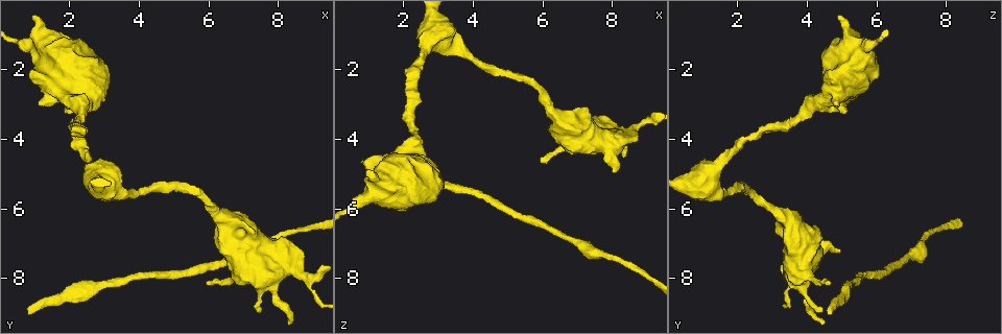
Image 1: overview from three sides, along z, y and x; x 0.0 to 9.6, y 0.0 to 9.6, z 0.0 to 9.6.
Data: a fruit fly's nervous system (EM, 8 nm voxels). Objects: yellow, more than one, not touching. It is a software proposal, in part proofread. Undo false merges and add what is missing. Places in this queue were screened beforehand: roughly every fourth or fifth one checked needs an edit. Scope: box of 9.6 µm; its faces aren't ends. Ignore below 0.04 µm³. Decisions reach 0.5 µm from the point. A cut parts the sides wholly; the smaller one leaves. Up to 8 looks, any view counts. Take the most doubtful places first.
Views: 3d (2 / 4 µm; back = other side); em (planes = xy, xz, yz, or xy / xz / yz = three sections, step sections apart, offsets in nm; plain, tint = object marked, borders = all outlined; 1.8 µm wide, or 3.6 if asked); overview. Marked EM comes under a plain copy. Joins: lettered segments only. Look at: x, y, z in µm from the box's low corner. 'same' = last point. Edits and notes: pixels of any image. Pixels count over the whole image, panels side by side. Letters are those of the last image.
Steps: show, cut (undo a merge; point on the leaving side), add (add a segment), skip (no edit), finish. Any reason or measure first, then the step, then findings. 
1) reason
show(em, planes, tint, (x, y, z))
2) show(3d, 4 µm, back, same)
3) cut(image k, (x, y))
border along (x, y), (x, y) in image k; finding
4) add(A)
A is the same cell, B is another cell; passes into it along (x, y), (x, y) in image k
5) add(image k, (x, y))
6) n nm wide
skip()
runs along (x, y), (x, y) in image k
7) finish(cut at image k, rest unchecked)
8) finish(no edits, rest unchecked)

long arm stops here
show(em, planes, borders, (0.80, 9.05, 4.65))

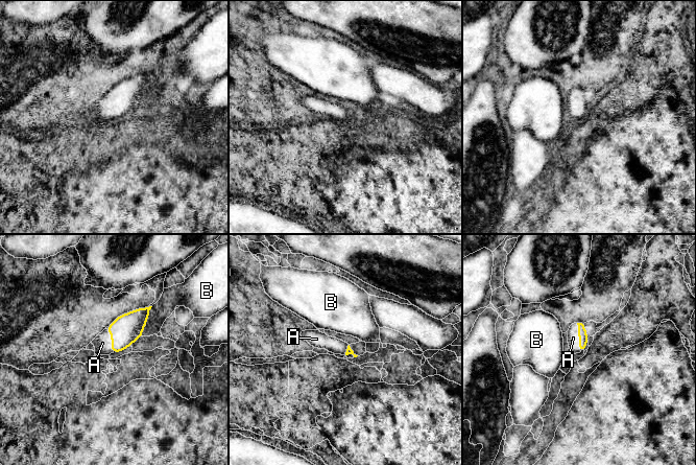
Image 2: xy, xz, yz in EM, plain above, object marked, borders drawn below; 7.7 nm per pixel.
A touches over 220 nm
add(A)
A is the same cell, B is another cell; passes into it along (583, 338), (579, 338), (573, 338) in image 2; the neuron continues

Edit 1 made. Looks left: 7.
sudden change in width
show(3d, 4 µm, back, (2.30, 2.95, 4.35))

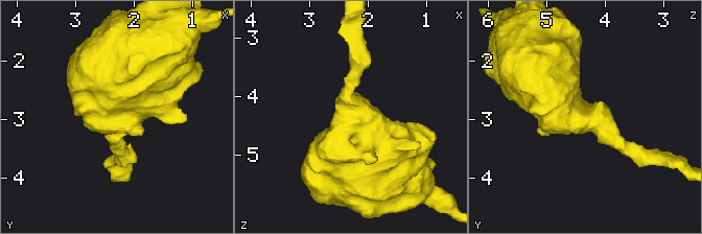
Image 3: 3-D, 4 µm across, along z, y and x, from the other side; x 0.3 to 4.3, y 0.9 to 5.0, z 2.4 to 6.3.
shape alone is not enough
show(em, 3.6 µm, xy, step 4, borders, (2.30, 3.05, 4.40))

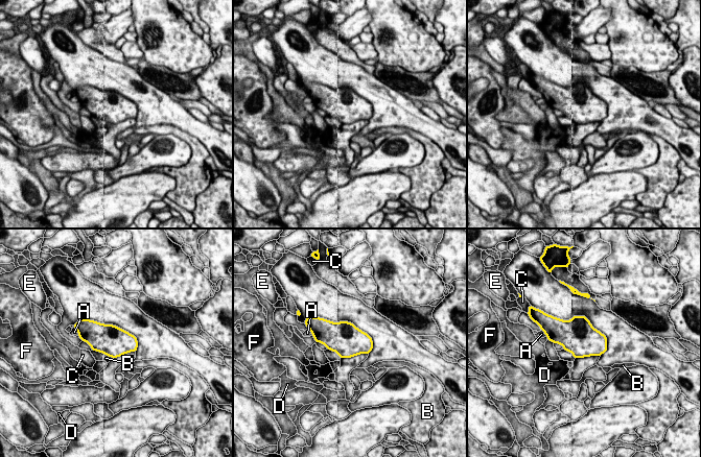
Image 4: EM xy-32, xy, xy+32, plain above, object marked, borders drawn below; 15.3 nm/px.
480 nm wide
skip()
A, B, C, D, E and F are other cells; border along (104, 354), (113, 358) in image 4; continuous, no second neuron

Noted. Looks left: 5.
an open end
show(3d, 4 µm, (7.40, 8.90, 4.50))

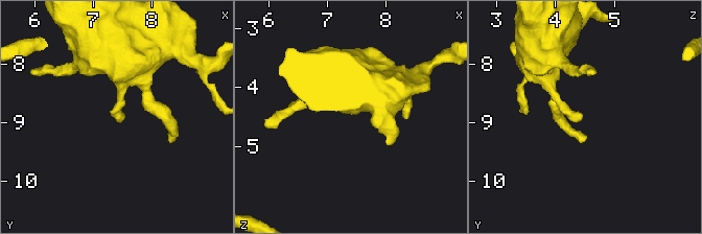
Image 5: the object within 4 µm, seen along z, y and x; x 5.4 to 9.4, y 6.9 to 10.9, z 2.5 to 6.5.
show(em, planes, borders, (7.45, 8.95, 4.45))

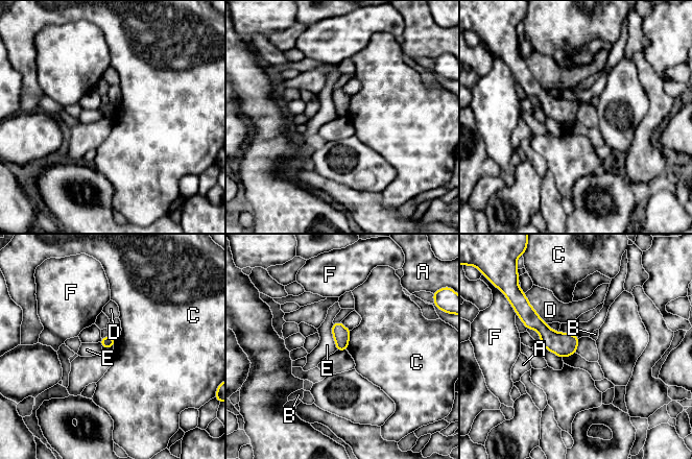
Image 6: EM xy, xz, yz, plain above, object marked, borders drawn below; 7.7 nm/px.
skip()
A, B, C, D, E and F are other cells; border along (351, 331), (346, 349) in image 6; none of them fits

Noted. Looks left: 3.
finish(add at image 2, rest unchecked)

